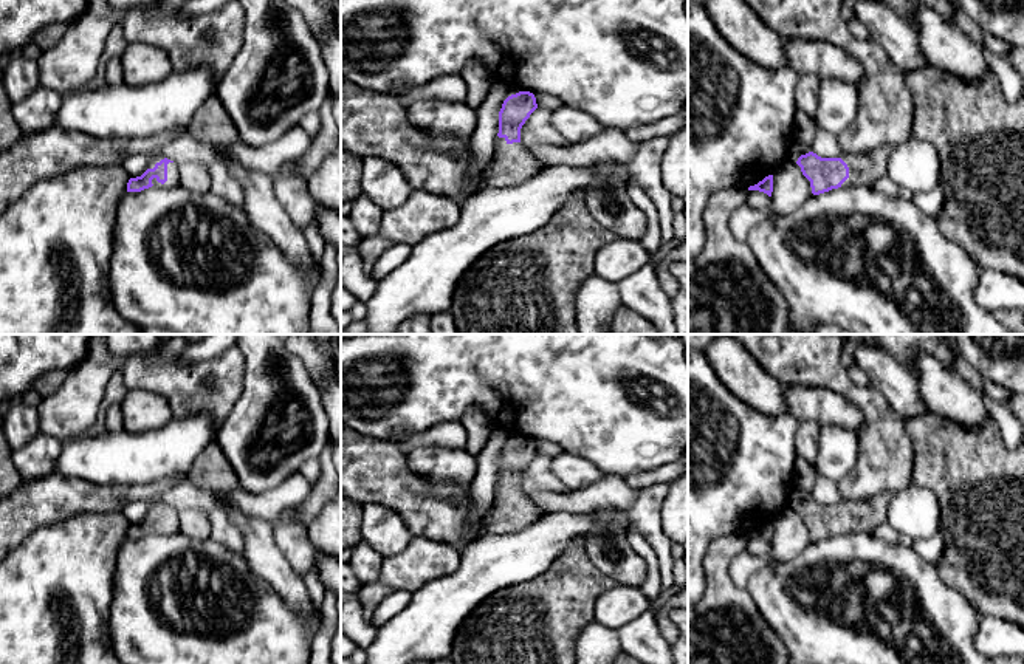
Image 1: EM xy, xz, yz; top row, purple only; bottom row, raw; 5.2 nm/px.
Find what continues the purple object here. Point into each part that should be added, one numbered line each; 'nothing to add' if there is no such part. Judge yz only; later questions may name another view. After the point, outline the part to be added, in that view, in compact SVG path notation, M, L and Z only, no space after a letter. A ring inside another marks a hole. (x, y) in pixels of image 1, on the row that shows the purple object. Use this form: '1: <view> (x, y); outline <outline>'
1: yz (865, 169); outline M885 144L868 153L843 155L841 159L849 167L849 178L841 184L841 187L872 187L877 180L886 176L886 161L891 149L891 145Z

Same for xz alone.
1: xz (512, 164); outline M497 138L483 187L517 186L541 170L539 163L522 142L508 144L505 138Z

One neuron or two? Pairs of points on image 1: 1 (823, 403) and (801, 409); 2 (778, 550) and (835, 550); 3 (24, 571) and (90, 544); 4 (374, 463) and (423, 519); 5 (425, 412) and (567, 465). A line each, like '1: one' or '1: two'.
1: one
2: two
3: one
4: one
5: two

